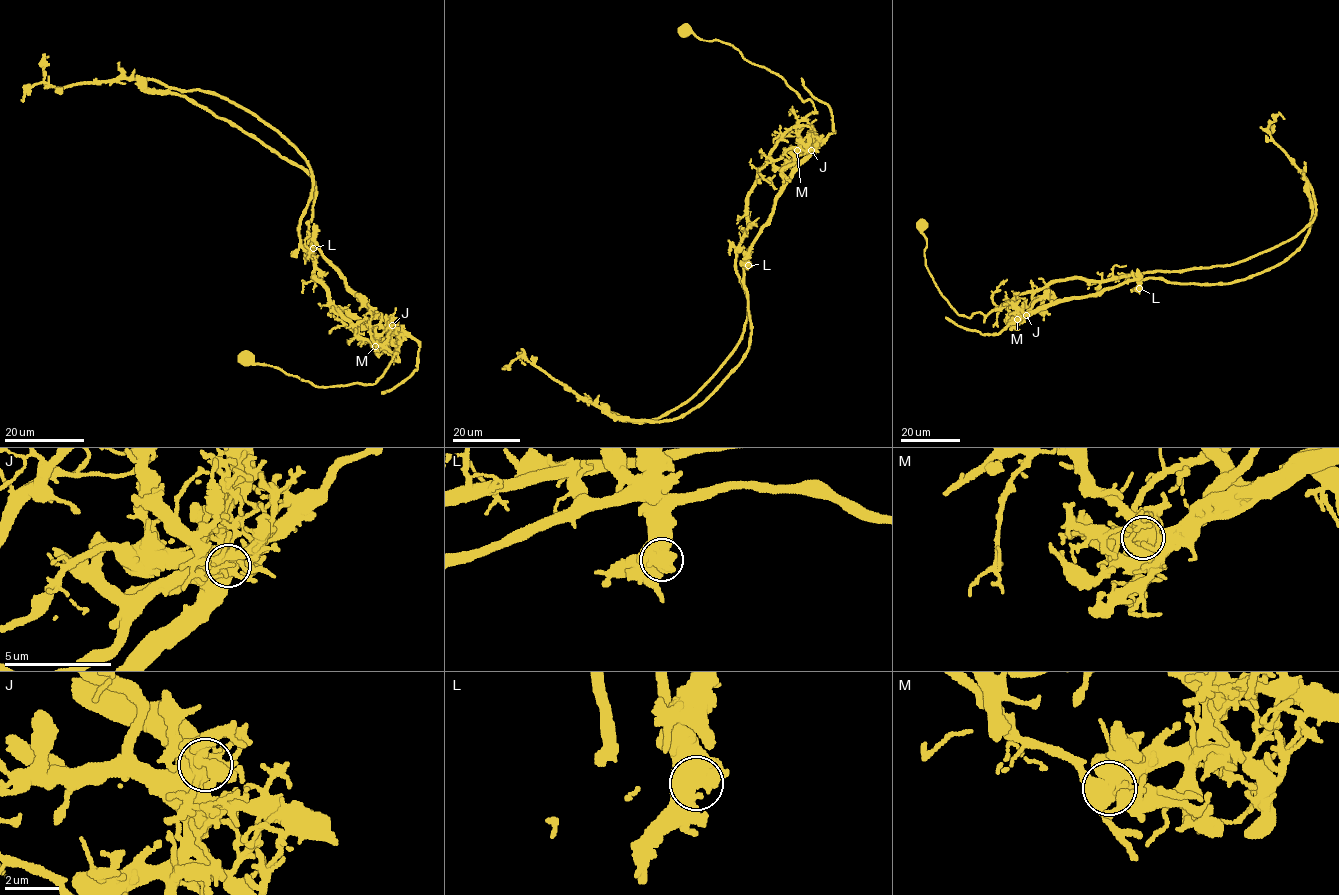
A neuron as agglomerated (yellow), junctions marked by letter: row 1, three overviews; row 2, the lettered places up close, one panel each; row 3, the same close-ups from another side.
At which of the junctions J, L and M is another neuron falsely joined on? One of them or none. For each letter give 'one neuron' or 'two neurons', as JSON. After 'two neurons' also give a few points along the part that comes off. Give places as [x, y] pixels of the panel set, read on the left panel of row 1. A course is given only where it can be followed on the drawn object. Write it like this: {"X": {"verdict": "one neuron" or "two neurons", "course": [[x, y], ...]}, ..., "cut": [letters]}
{"J": {"verdict": "one neuron"}, "L": {"verdict": "one neuron"}, "M": {"verdict": "two neurons", "course": [[375, 346], [347, 326], [303, 246], [308, 160], [258, 117], [204, 91], [128, 77], [40, 82], [23, 102]]}, "cut": ["M"]}

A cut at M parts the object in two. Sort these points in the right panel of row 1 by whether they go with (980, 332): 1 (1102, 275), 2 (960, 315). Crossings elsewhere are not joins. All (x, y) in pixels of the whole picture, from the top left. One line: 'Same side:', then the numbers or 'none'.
Same side: none

